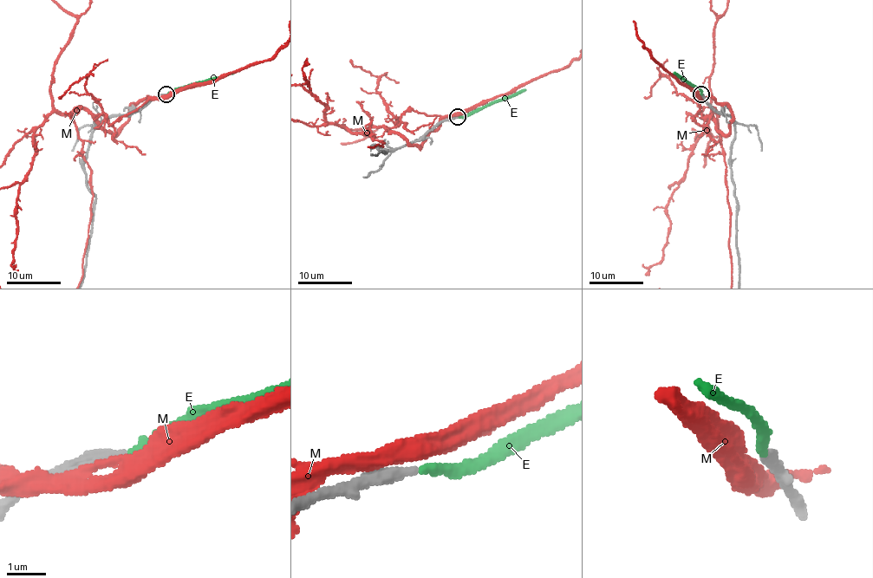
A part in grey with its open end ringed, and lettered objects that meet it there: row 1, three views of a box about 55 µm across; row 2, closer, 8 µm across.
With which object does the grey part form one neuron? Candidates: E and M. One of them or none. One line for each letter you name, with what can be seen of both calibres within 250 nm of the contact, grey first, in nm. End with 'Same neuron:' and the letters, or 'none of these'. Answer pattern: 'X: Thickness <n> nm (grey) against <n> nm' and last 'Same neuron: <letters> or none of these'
E: Thickness 260 nm (grey) against 240 nm
Same neuron: E

